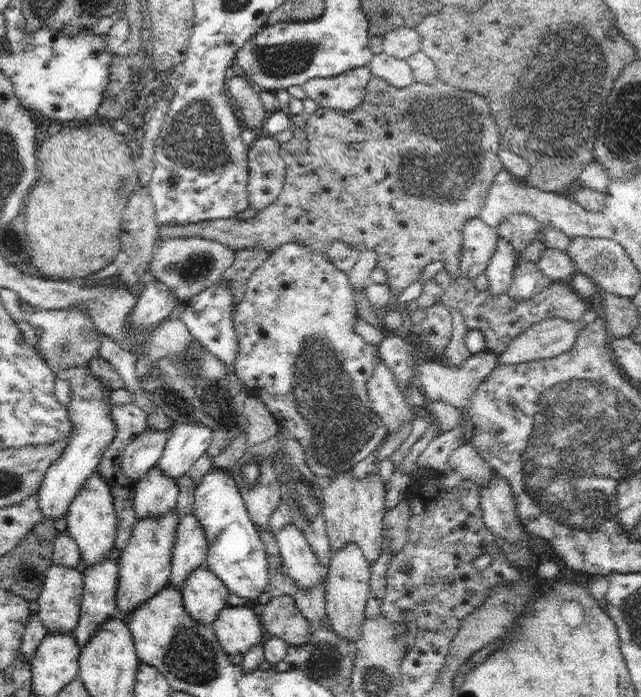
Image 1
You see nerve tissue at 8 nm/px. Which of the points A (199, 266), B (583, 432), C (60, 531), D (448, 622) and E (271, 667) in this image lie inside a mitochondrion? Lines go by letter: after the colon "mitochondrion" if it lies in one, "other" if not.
A: mitochondrion
B: mitochondrion
C: other
D: other
E: other

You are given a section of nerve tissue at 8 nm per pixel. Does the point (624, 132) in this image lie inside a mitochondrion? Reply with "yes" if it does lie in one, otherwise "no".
yes

